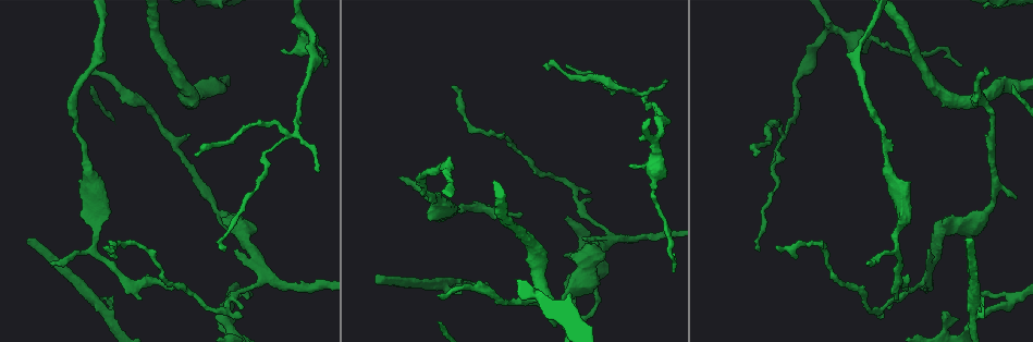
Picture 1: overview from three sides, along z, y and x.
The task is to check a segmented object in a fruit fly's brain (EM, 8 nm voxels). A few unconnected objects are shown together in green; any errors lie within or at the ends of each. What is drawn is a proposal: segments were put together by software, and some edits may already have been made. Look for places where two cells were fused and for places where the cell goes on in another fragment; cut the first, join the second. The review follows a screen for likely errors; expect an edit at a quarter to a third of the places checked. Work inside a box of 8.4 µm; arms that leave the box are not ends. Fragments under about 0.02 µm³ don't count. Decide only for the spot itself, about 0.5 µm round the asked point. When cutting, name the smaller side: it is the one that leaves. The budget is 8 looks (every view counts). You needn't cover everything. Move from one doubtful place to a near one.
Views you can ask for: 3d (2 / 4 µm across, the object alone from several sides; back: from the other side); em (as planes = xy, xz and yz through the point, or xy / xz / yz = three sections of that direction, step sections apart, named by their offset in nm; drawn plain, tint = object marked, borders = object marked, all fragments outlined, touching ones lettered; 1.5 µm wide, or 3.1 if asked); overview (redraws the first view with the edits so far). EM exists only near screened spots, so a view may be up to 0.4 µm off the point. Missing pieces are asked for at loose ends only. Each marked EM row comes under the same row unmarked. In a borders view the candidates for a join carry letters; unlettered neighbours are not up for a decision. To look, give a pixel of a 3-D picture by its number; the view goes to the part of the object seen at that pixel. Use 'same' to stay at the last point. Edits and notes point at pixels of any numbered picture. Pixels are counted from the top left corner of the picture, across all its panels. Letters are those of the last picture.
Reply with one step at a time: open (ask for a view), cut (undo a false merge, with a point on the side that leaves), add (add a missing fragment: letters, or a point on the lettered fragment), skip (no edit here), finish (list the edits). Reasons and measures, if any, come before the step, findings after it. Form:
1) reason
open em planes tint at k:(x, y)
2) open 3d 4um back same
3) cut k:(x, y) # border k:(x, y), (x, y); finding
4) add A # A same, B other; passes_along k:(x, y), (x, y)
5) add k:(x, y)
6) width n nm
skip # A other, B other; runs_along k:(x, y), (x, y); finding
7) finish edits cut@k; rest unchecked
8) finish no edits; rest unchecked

branch stops here
open em yz step 8 tint at 1:(756, 155)

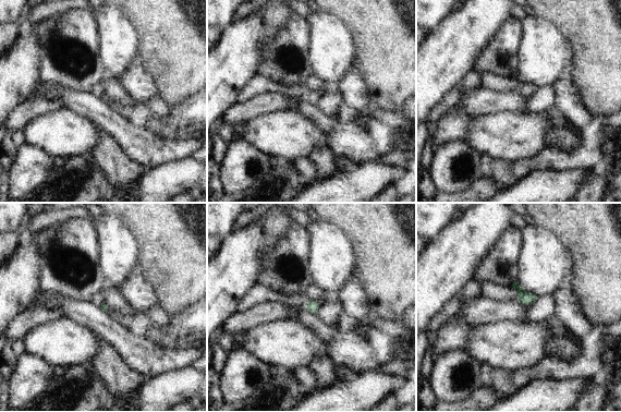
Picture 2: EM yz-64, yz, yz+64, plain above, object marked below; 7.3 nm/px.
cut it another way
open em planes borders same

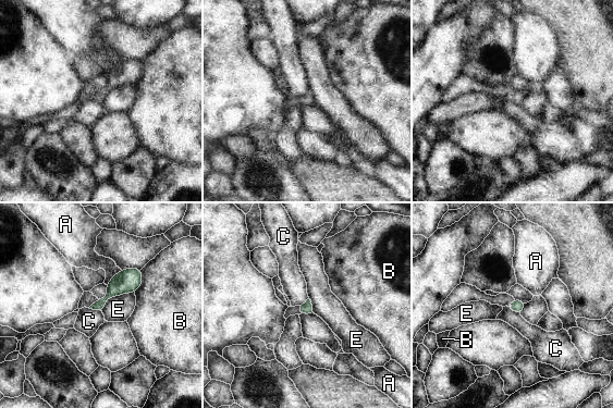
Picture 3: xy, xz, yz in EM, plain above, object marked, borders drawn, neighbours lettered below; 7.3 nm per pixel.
longest_contact E 280 nm
skip # A other, B other, C other, E other; border 3:(505, 306), (519, 313); none of them fits

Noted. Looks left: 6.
branch stops here
open em yz step 4 tint at 1:(284, 48)

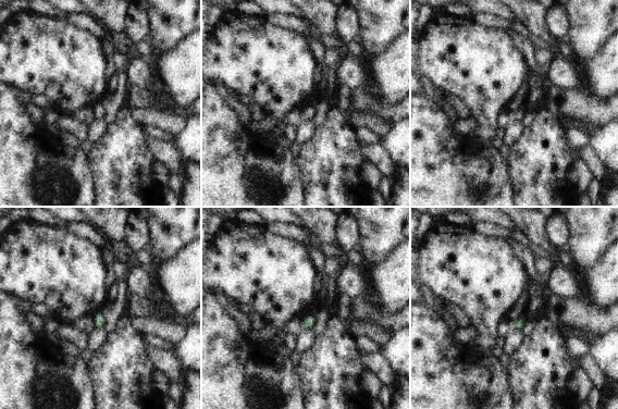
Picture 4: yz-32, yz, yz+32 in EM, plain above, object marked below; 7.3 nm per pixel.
open em planes tint same

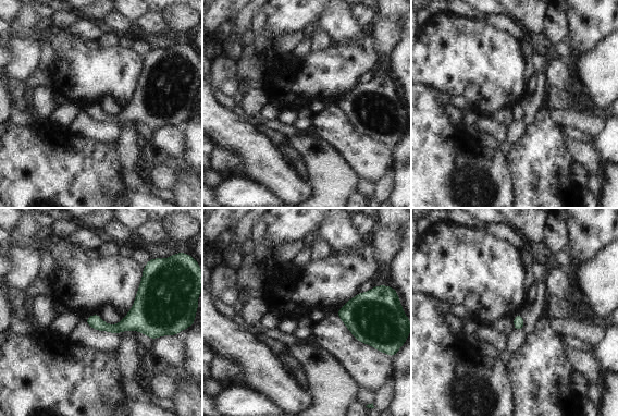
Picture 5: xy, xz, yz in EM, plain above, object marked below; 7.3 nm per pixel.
open em planes borders same

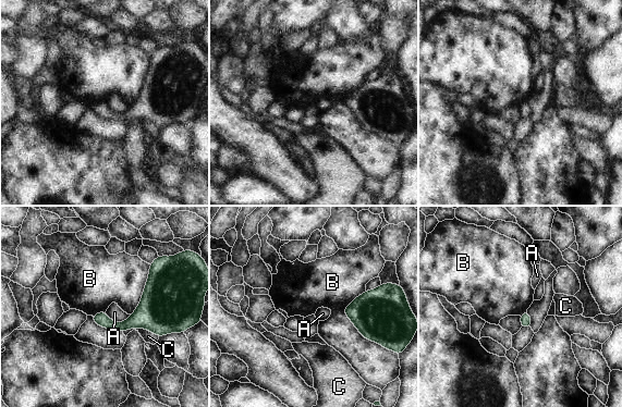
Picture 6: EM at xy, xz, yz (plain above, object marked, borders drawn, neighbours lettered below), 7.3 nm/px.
skip # A other, B other, C other; border 6:(365, 290), (344, 315), (380, 346); none of them fits

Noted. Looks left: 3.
open 3d 2um at 1:(244, 296)

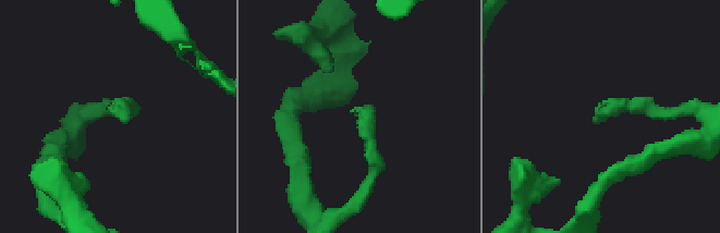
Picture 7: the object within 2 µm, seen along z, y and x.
open em planes borders at 7:(595, 108)

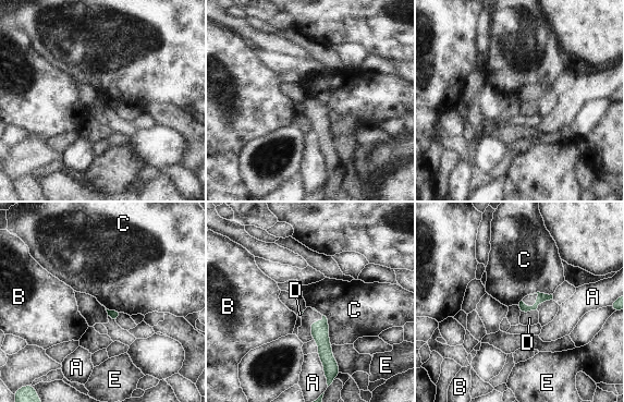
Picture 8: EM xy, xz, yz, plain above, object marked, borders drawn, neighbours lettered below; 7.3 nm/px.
skip # A other, B other, C other, D other, E other; border 8:(322, 314), (328, 323), (331, 344); none of them fits

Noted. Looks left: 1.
finish no edits; rest unchecked

